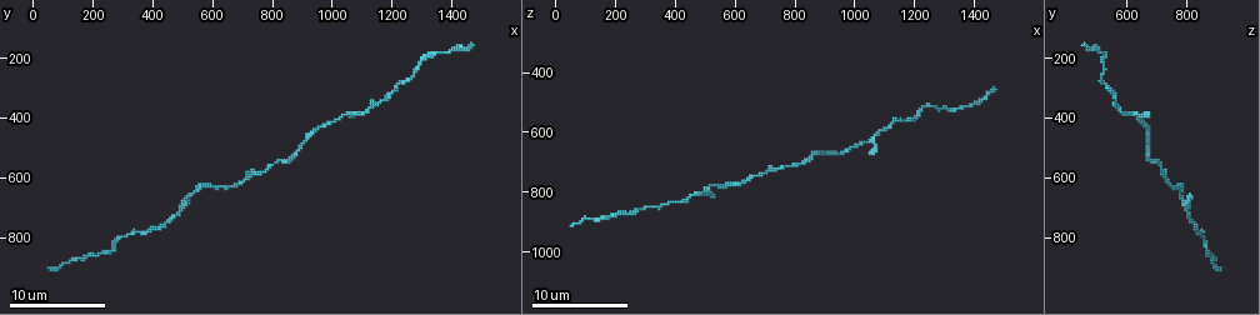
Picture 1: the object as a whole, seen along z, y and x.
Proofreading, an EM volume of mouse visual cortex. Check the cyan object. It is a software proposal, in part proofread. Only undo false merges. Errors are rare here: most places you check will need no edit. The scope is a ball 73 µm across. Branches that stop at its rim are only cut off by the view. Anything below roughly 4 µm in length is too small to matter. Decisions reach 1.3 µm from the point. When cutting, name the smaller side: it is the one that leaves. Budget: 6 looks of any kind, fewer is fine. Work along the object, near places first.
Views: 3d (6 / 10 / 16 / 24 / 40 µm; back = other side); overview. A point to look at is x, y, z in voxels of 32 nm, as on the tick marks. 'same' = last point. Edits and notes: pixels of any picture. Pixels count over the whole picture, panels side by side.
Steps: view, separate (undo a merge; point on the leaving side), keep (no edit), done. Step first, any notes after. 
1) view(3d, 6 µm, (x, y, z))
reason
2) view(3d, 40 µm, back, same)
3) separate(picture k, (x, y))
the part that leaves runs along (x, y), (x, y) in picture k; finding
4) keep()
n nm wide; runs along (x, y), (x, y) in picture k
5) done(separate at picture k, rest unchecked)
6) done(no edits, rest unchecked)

view(3d, 16 µm, (750, 590, 720))
thick turns thin

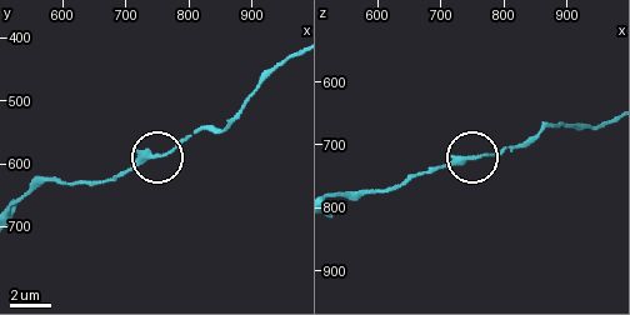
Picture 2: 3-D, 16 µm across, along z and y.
keep()
runs along (183, 141), (165, 154), (139, 159), (106, 180) in picture 2; one neuron here

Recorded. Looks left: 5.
view(3d, 10 µm, (870, 530, 680))
sudden change in width

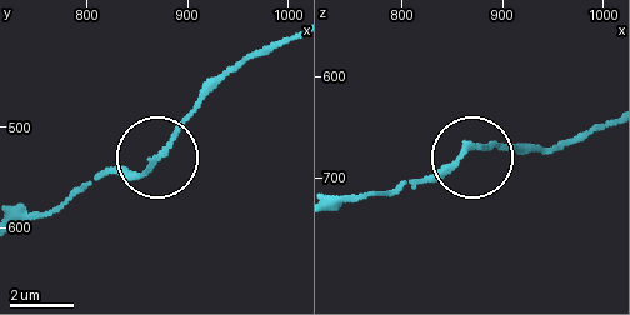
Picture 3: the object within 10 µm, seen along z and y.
view(3d, 6 µm, (866, 534, 670))
zoom in

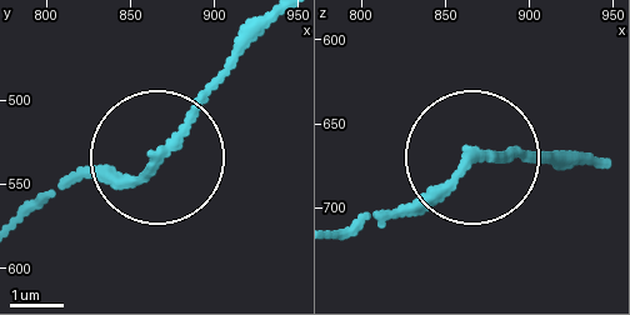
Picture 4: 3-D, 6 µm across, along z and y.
keep()
runs along (355, 231), (445, 190), (476, 150), (589, 150) in picture 4; continuous, no second neuron

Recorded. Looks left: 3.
view(3d, 10 µm, (530, 660, 780))
a narrow waist

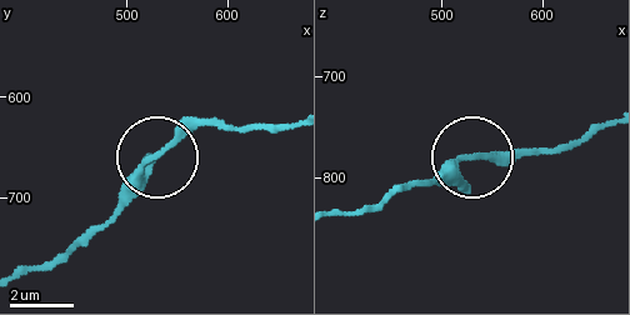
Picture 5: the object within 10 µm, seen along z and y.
keep()
170 nm wide; continuous, no second neuron

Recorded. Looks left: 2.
done(no edits, rest unchecked)

